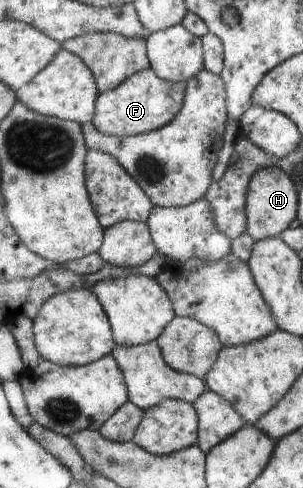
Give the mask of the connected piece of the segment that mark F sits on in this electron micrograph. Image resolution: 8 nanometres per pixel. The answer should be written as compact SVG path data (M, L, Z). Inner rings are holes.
M154 69L136 73L130 80L107 93L100 93L93 125L110 136L146 134L169 125L182 111L186 99L186 81L166 81Z

